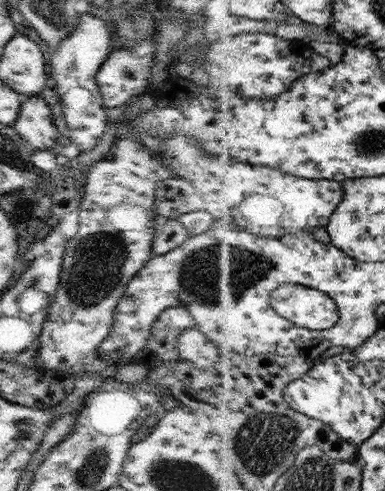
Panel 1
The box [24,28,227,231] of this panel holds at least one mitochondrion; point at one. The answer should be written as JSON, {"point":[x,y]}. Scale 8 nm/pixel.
{"point":[125,72]}

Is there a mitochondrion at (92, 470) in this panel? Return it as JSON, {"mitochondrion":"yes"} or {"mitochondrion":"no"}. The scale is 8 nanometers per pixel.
{"mitochondrion":"yes"}

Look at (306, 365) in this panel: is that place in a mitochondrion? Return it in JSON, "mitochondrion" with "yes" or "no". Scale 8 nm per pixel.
{"mitochondrion":"no"}

